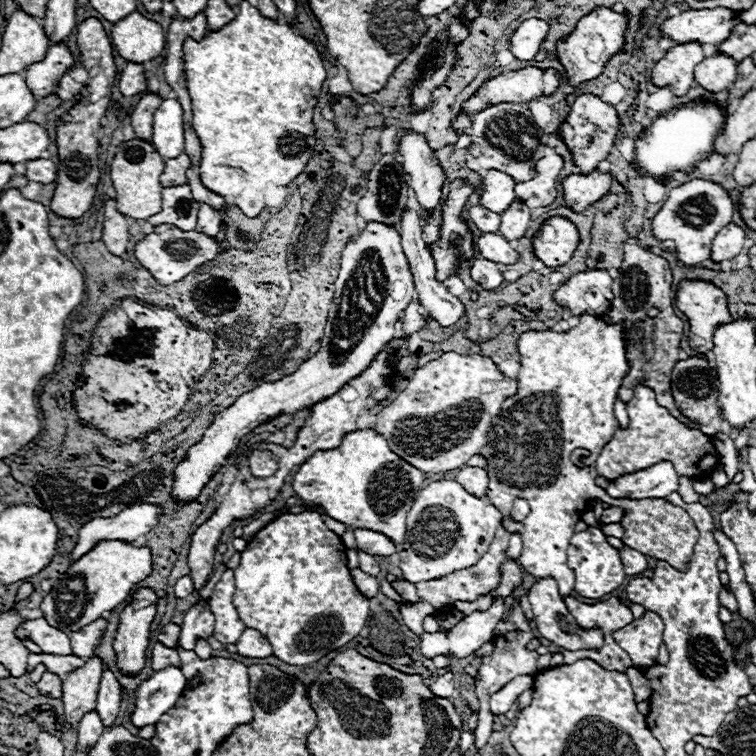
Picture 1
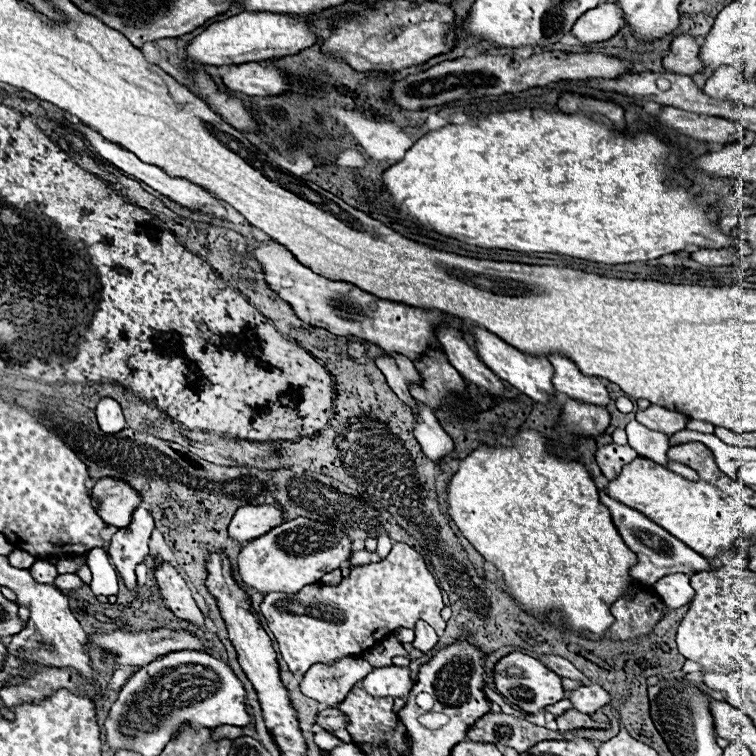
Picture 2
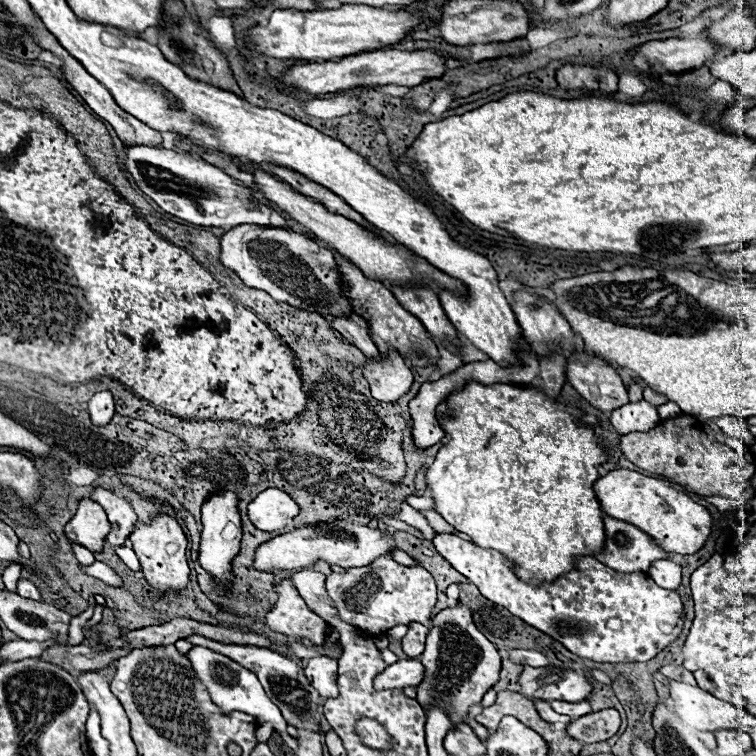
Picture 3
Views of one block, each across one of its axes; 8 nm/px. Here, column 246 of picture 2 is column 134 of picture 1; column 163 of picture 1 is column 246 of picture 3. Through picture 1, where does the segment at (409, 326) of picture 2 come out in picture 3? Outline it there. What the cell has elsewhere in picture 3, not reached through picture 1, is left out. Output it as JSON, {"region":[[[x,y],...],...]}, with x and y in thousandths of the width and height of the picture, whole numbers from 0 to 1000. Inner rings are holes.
{"region":[[[320,296],[302,304],[291,315],[291,344],[299,354],[315,360],[325,378],[341,381],[378,399],[389,407],[418,413],[423,418],[463,418],[468,410],[463,397],[452,392],[452,365],[437,331],[423,328],[415,317],[376,304],[376,302],[341,302]]]}

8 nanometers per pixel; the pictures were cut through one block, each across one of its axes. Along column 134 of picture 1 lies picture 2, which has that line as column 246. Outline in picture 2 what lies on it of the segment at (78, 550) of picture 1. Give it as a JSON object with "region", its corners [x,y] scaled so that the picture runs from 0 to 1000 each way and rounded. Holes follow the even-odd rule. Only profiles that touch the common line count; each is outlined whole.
{"region":[[[347,667],[347,669],[320,669],[312,675],[304,696],[302,696],[302,706],[304,712],[315,714],[315,717],[328,717],[336,714],[352,704],[357,704],[360,698],[370,696],[376,690],[376,683],[368,672],[357,669],[357,667]]]}

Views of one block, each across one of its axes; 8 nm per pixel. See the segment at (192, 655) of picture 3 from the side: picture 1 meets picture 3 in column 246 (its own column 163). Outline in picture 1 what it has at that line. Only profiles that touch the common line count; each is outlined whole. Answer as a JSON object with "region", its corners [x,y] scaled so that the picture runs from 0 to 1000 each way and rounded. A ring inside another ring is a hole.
{"region":[[[222,881],[214,889],[204,889],[190,899],[180,915],[180,939],[175,955],[183,963],[206,958],[214,944],[230,937],[233,926],[243,913],[246,897],[239,885]]]}

